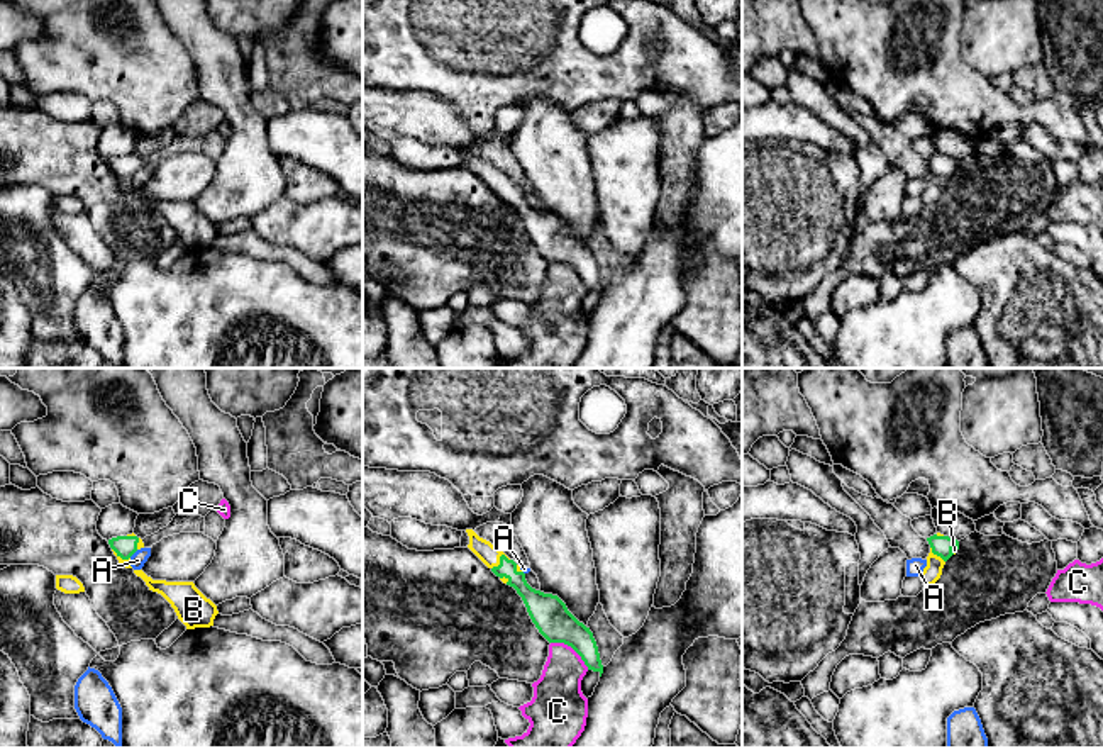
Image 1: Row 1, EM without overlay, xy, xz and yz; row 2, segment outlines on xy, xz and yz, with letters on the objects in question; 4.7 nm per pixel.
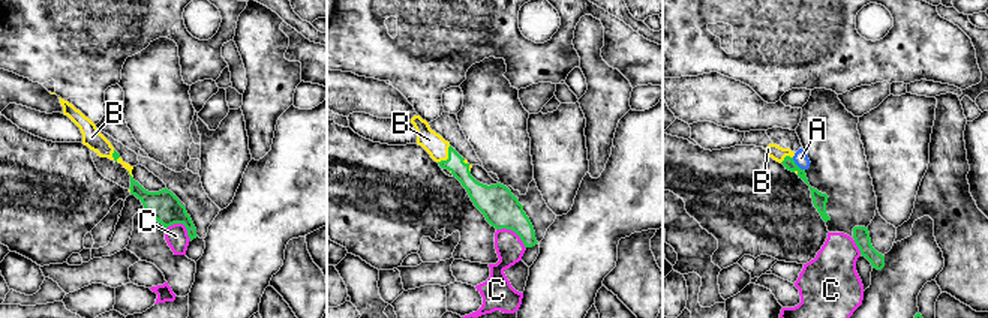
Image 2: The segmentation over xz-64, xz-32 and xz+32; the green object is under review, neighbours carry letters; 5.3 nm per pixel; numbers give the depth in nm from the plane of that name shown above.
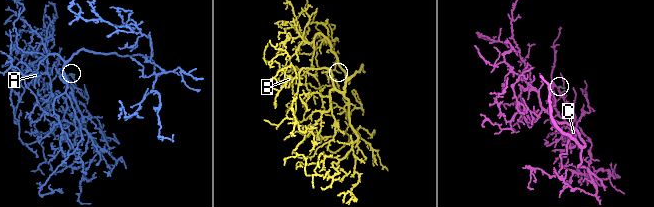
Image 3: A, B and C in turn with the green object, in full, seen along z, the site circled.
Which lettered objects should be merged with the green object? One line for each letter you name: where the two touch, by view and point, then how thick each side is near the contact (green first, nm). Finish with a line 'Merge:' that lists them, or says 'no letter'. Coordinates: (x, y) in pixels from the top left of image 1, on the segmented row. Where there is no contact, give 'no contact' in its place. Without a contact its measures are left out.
B: xz (500, 560) | 100/100 nm
Merge: B

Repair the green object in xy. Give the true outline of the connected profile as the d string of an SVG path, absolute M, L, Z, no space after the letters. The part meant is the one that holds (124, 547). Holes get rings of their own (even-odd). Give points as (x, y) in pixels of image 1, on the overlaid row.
M134 533L127 534L127 536L117 536L108 539L108 544L114 551L114 555L117 556L119 563L125 568L132 568L130 567L130 556L144 548L144 543L141 538L137 538Z

